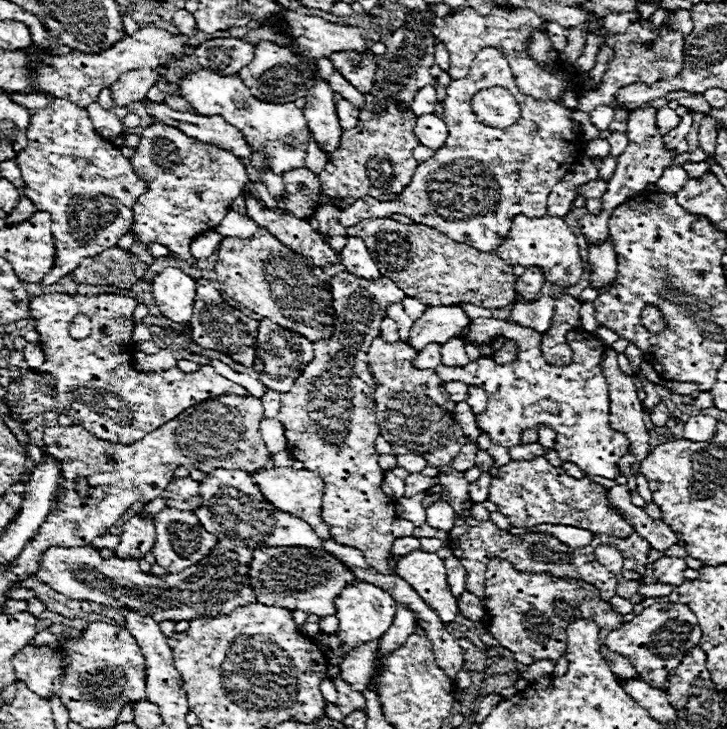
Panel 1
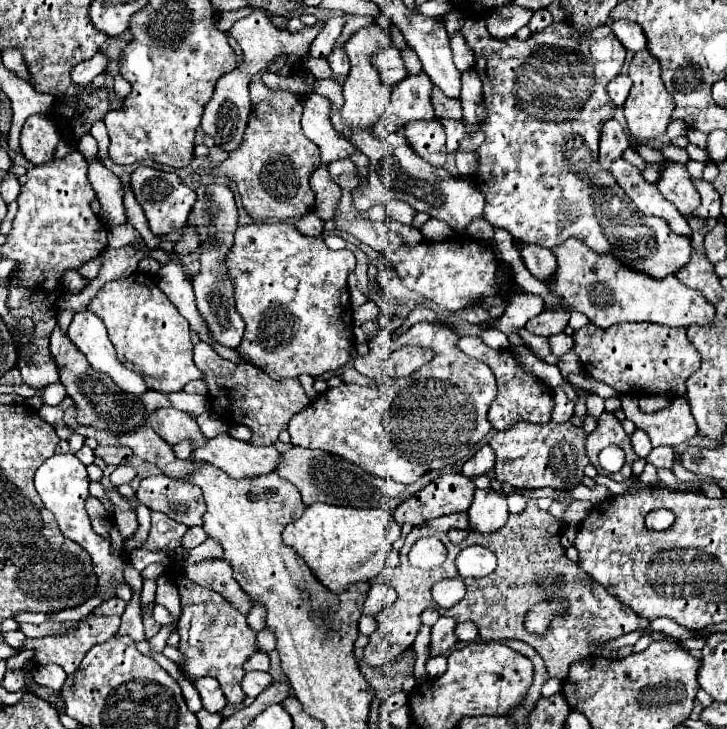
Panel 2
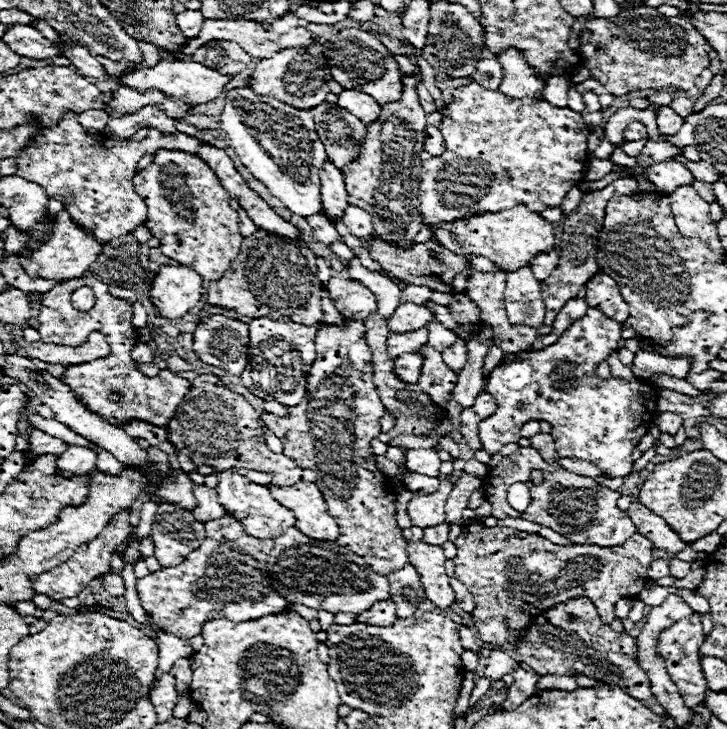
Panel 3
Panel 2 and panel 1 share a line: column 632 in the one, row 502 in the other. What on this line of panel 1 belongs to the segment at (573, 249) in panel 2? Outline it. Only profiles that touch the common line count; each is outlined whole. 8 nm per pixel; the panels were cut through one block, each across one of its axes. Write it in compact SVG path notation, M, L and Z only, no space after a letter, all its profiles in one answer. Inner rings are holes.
M262 468L260 472L254 472L254 480L258 488L264 492L264 498L282 512L292 512L294 516L300 516L302 520L308 520L312 530L318 534L318 538L324 542L330 538L328 524L324 524L320 512L322 512L322 494L324 494L324 482L316 472L310 470L294 470L294 468Z

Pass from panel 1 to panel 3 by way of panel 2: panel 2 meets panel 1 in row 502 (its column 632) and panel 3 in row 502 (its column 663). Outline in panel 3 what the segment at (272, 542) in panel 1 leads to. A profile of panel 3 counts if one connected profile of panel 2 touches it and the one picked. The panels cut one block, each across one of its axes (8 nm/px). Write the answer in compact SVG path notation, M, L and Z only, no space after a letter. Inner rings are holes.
M226 470L218 474L218 486L216 486L216 494L220 498L220 504L226 510L228 518L236 518L242 522L242 528L246 534L254 536L254 538L278 538L282 536L288 528L292 528L296 524L296 518L292 514L292 510L284 508L282 504L278 504L266 486L254 484L250 482L246 476L234 472L234 470Z

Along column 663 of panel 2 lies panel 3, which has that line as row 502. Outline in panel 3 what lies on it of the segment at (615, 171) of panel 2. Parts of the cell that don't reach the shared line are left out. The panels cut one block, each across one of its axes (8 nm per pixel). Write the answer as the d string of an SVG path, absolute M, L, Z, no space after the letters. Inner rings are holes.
M202 484L202 486L194 486L192 494L196 498L196 508L192 510L196 520L208 522L208 520L216 520L216 516L224 516L224 508L218 502L216 490Z

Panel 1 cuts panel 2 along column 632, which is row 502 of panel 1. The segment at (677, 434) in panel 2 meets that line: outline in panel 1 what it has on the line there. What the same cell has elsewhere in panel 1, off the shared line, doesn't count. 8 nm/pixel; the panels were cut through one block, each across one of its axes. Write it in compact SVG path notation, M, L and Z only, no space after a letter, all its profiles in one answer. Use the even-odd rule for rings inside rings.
M424 492L418 493L412 498L398 498L396 500L396 514L400 518L410 520L414 526L420 526L426 522L426 509L422 505L422 500L429 496Z

